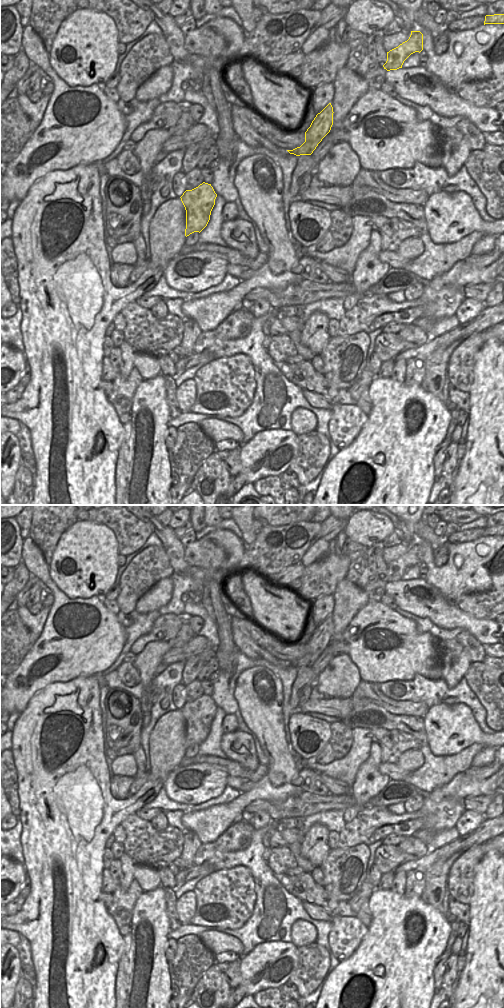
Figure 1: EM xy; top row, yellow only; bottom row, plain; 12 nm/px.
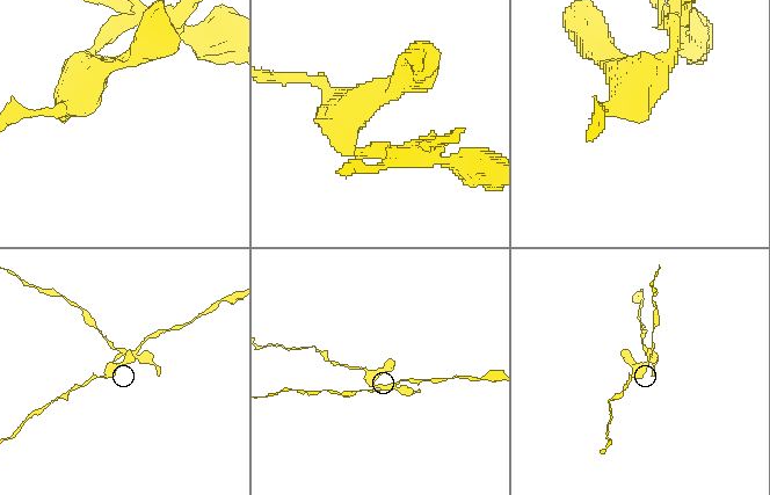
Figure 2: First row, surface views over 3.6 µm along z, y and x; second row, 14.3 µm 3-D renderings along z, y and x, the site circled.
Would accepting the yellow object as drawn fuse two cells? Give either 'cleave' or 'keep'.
cleave

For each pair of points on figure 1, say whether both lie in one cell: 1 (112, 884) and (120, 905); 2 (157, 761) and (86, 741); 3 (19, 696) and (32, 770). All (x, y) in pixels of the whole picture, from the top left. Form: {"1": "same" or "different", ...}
{"1": "different", "2": "same", "3": "different"}

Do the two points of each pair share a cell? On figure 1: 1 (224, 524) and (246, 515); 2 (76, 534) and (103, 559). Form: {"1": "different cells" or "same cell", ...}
{"1": "different cells", "2": "same cell"}

